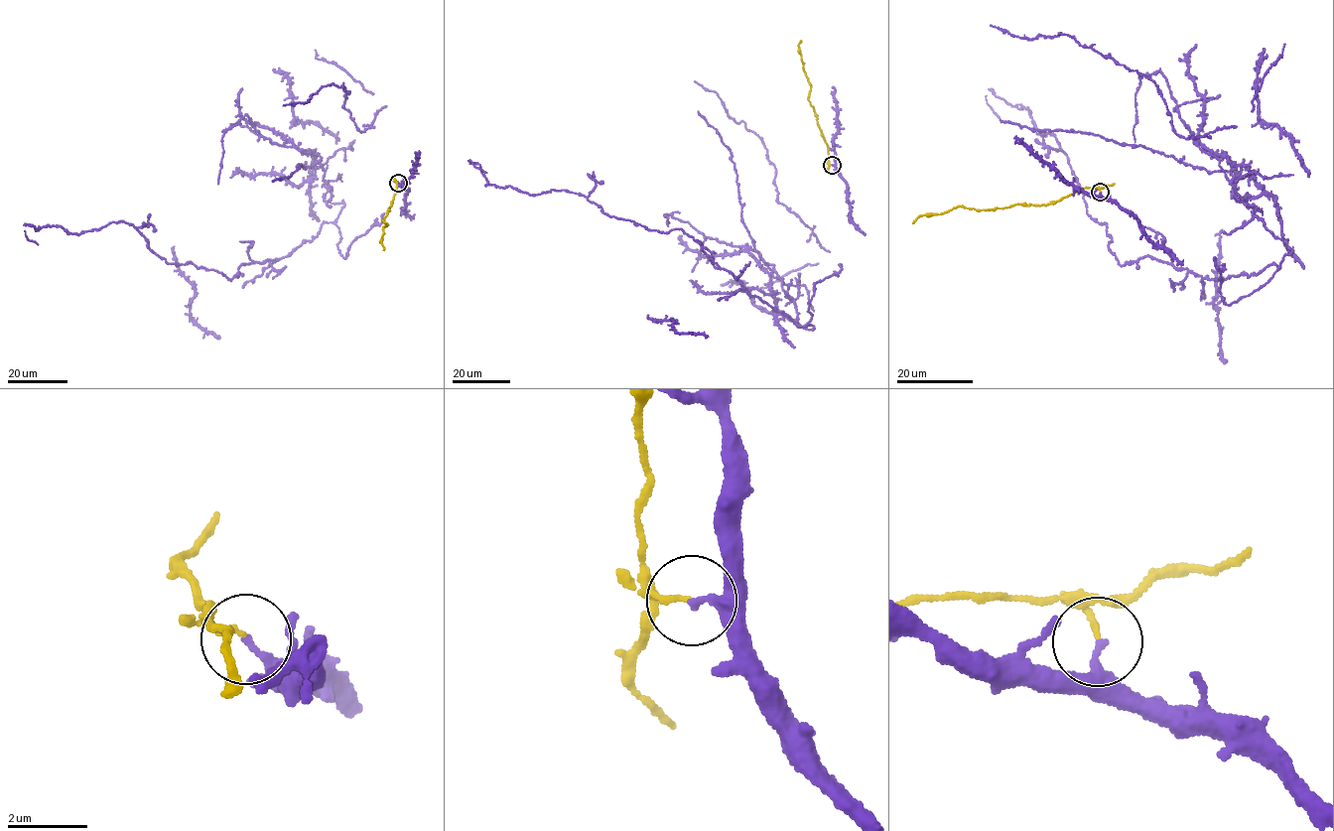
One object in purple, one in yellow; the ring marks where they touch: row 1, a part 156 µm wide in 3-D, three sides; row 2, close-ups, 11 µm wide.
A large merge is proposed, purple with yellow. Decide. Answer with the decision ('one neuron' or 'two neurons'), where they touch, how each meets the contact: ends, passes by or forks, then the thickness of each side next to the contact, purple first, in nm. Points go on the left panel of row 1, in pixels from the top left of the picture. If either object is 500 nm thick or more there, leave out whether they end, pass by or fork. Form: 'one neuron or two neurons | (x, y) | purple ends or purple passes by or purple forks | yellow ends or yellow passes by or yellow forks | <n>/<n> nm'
two neurons | (398, 183) | purple ends | yellow ends | 200/130 nm

